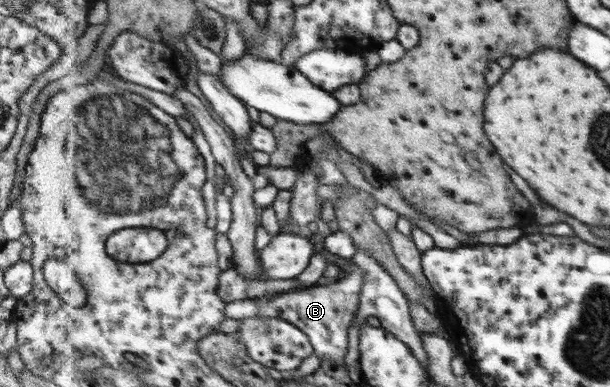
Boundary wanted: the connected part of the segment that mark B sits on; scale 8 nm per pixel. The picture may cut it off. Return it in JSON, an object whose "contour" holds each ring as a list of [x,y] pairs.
{"contour":[[[354,262],[349,267],[348,275],[334,284],[315,285],[291,293],[273,294],[267,302],[258,302],[255,299],[231,301],[227,304],[227,317],[240,320],[247,317],[256,318],[256,315],[261,314],[268,318],[286,319],[296,327],[297,331],[302,330],[309,335],[309,340],[315,349],[314,353],[322,361],[331,359],[335,362],[343,362],[342,359],[348,351],[348,329],[360,307],[362,288],[366,282],[362,270]]]}

